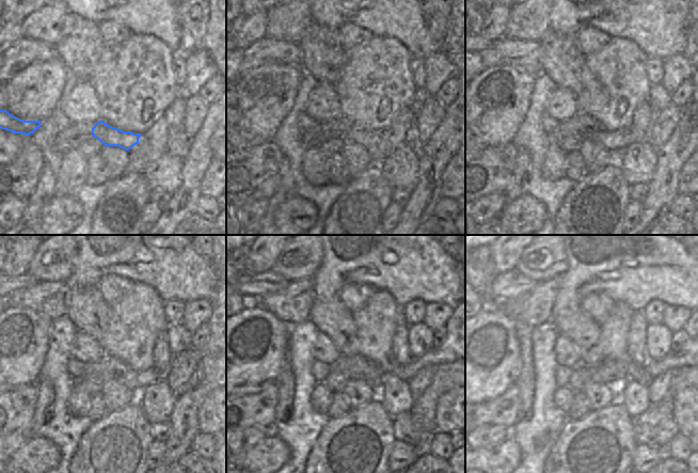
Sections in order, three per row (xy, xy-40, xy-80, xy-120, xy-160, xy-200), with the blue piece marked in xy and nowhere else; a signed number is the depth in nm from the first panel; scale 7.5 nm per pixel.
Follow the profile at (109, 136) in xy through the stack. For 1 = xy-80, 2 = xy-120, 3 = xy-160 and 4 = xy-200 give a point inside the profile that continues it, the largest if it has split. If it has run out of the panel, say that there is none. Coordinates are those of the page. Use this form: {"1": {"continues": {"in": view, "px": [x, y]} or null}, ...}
{"1": {"continues": {"in": "xy-80", "px": [614, 141]}}, "2": {"continues": {"in": "xy-120", "px": [141, 379]}}, "3": {"continues": {"in": "xy-160", "px": [442, 356]}}, "4": {"continues": {"in": "xy-200", "px": [681, 358]}}}

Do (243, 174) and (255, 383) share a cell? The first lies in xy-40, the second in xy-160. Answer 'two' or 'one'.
two

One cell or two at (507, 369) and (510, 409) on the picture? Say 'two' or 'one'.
two

